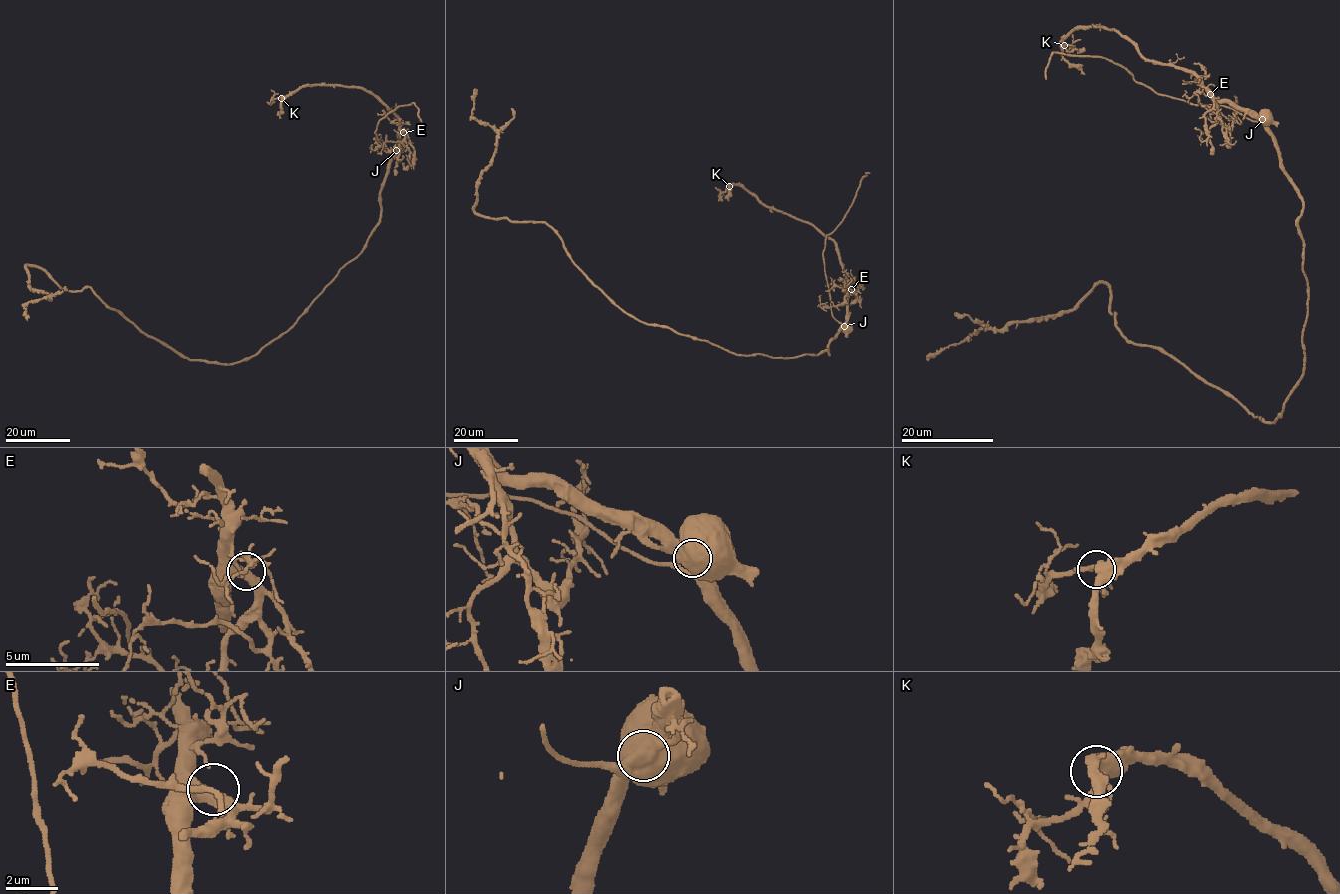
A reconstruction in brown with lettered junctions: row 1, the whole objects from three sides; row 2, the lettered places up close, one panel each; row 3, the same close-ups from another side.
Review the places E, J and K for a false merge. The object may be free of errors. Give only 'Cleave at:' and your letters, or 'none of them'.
Cleave at: J

